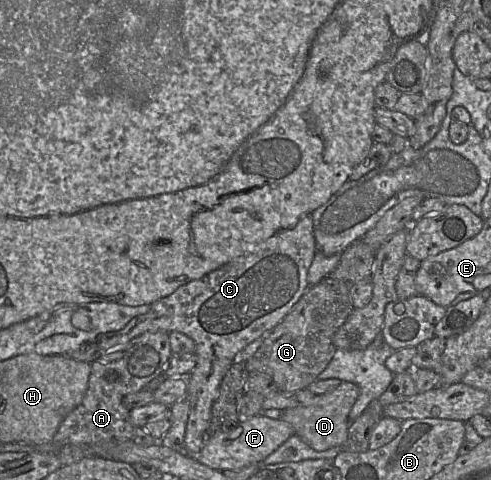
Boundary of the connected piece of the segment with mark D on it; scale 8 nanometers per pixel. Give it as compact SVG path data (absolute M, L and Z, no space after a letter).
M341 382L333 390L316 395L311 405L282 410L280 418L291 424L294 434L298 435L303 442L316 451L343 448L350 425L349 412L358 396L359 388L357 385L351 382Z

